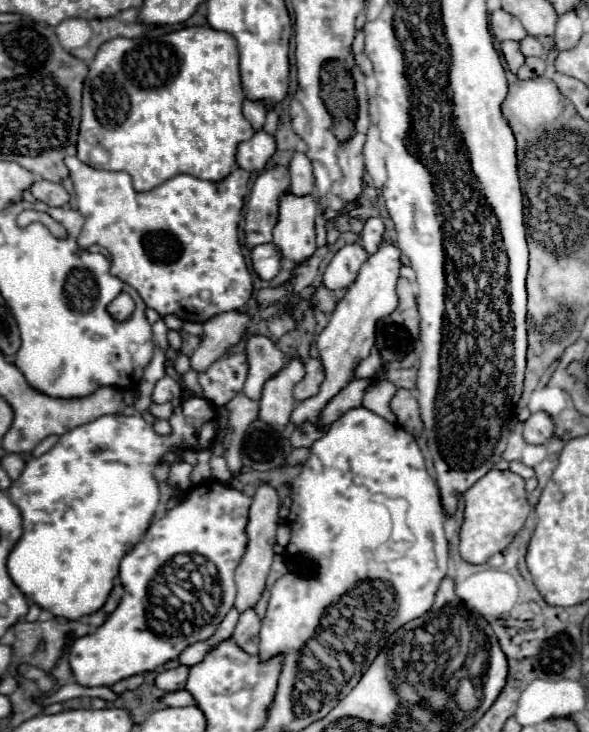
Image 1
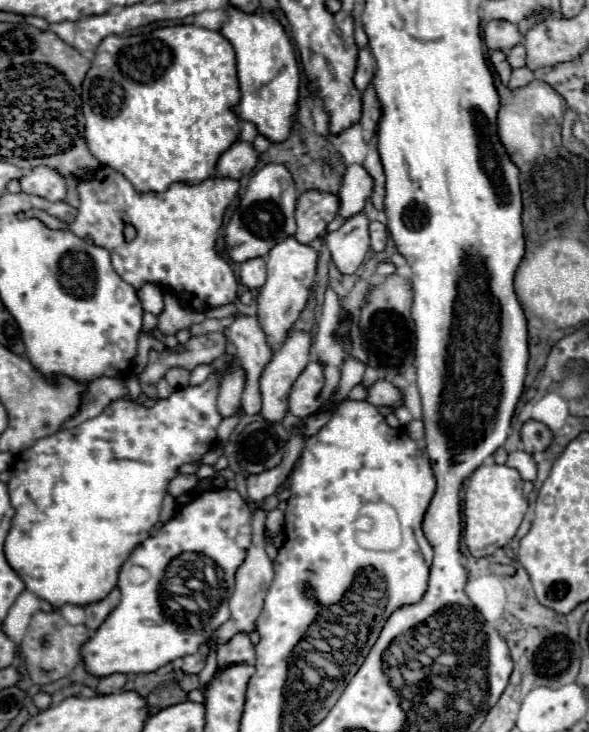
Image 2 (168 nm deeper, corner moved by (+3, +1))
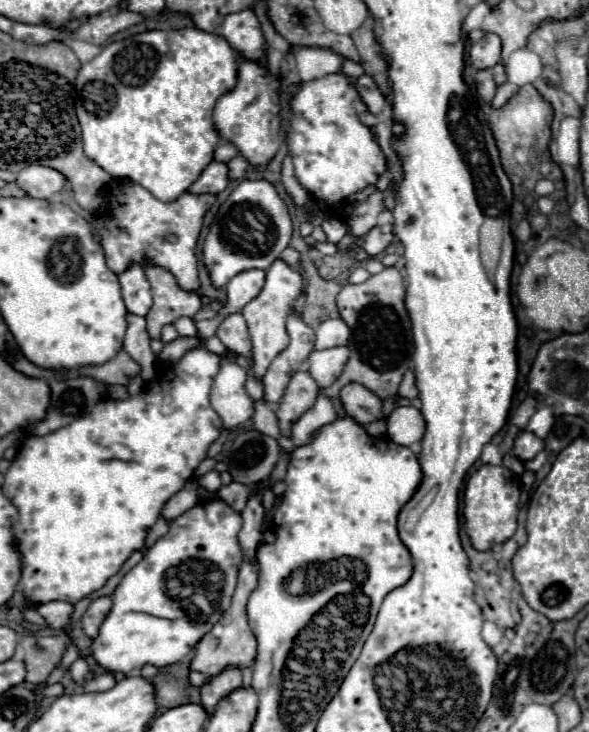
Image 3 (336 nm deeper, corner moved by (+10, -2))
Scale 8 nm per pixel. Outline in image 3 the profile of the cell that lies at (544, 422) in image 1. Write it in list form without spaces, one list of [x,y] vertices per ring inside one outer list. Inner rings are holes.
[[[521,431],[519,437],[515,439],[515,447],[513,447],[513,455],[527,463],[531,461],[539,451],[543,449],[543,441],[539,437],[535,437],[531,431]]]

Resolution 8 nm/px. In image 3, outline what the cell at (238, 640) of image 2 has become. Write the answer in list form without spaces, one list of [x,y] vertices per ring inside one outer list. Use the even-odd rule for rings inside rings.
[[[227,667],[221,675],[211,677],[211,681],[205,687],[201,687],[201,705],[209,715],[213,715],[217,703],[239,687],[241,687],[241,671],[237,667]]]

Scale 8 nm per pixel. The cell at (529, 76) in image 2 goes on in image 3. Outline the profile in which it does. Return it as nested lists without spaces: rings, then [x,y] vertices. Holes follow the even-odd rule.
[[[503,83],[501,87],[497,87],[497,93],[495,93],[493,101],[491,101],[491,107],[495,107],[495,109],[503,107],[517,91],[519,91],[519,87],[513,87],[513,83]]]

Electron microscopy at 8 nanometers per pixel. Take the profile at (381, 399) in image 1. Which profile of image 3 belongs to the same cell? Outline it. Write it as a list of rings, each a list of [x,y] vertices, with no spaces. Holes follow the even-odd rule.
[[[333,317],[333,319],[325,319],[317,329],[315,329],[315,349],[329,349],[329,347],[339,347],[339,345],[347,345],[349,341],[349,327],[343,319]]]

